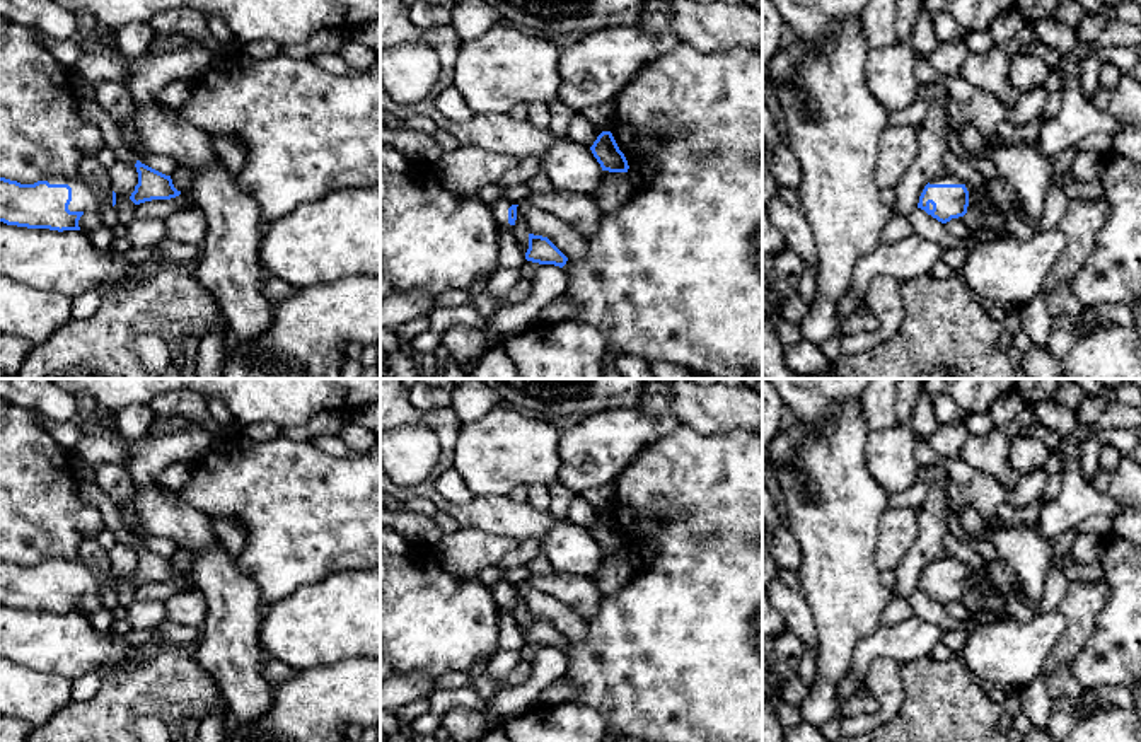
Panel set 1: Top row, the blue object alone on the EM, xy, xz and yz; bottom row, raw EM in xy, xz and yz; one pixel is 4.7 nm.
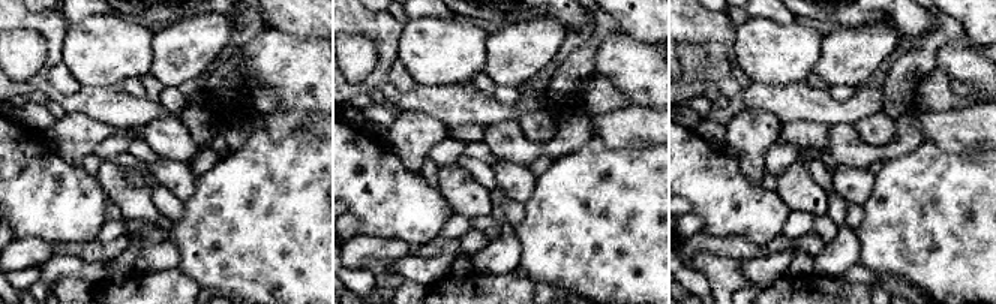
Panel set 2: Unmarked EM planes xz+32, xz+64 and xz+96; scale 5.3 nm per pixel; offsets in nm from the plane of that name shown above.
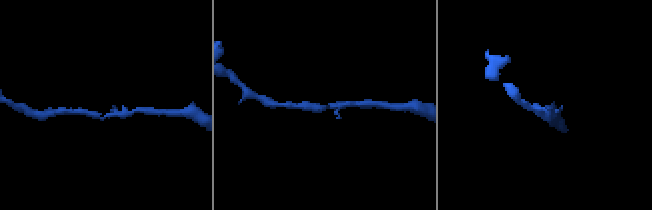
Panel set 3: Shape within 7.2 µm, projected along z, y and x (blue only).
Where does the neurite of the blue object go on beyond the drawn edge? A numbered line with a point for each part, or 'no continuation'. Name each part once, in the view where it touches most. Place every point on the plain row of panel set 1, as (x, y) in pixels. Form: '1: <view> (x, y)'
1: xy (86, 580)

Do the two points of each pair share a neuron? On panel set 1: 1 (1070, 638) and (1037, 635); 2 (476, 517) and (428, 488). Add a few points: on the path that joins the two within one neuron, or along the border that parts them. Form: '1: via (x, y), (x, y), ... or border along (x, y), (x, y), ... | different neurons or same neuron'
1: border along (1059, 611), (1065, 618), (1066, 631), (1041, 671) | different neurons
2: via (464, 514), (439, 500) | same neuron

